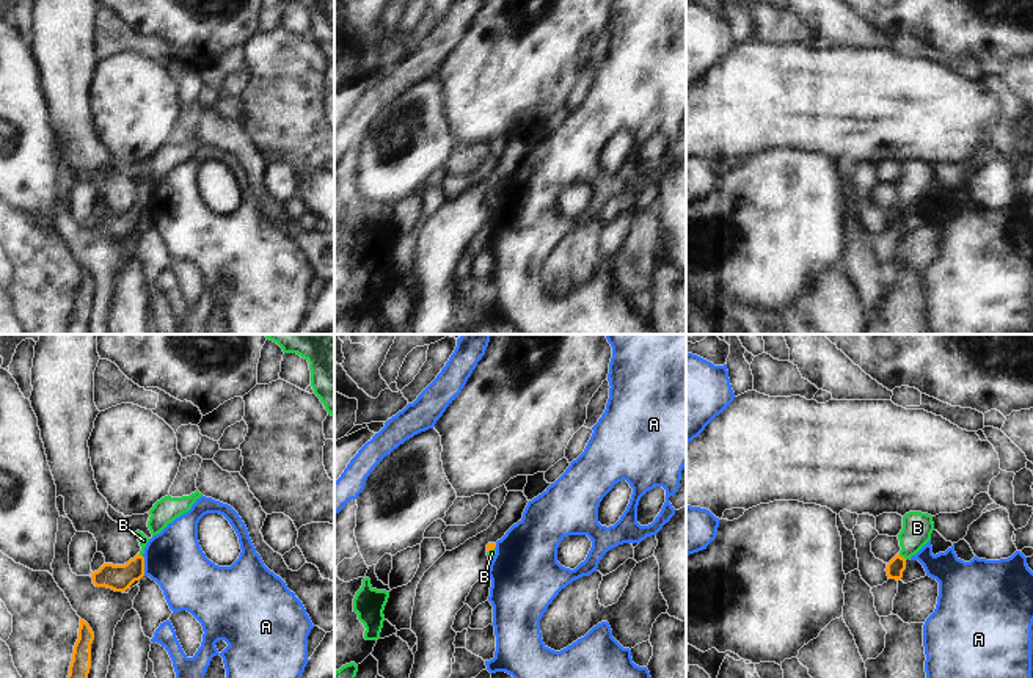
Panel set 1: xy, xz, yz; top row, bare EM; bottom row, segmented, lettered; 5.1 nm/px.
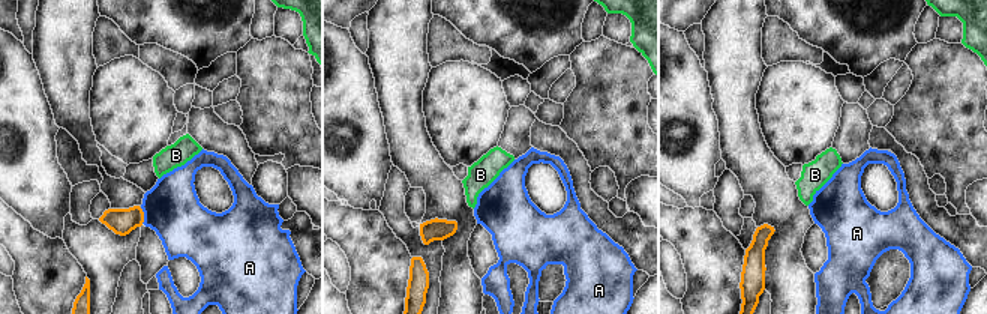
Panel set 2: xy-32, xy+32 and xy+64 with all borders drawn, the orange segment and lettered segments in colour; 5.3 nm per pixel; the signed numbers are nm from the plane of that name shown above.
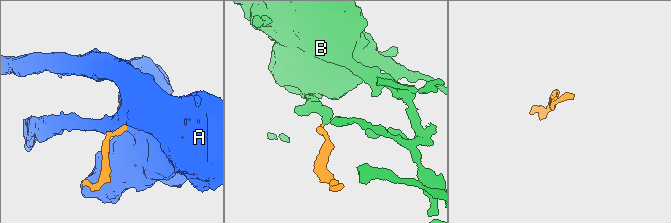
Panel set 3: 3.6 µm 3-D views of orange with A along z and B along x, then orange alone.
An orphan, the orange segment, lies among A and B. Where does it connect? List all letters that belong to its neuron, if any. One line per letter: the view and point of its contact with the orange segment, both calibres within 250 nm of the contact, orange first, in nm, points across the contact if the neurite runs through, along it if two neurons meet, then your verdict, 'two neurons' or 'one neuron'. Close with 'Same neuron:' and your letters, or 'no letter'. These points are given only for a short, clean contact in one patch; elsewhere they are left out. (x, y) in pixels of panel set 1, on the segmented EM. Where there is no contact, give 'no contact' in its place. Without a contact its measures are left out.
A: contact xy (143, 565); calibres 140 and 300 nm; border xy (142, 556), (145, 575); two neurons
B: contact yz (903, 557); calibres 90 and 160 nm; way yz (897, 565), (903, 557), (917, 528); one neuron
Same neuron: B

